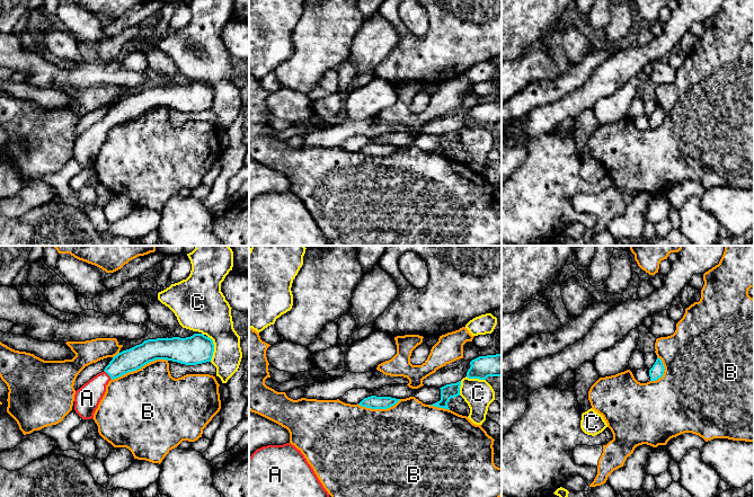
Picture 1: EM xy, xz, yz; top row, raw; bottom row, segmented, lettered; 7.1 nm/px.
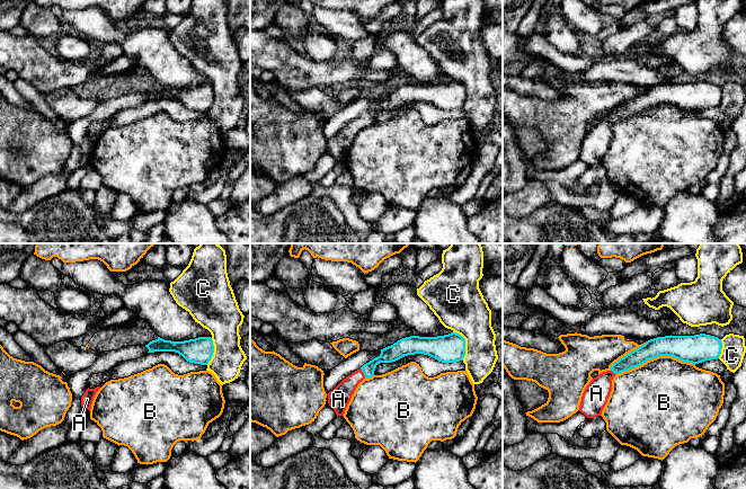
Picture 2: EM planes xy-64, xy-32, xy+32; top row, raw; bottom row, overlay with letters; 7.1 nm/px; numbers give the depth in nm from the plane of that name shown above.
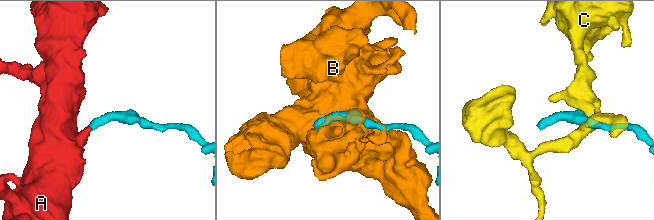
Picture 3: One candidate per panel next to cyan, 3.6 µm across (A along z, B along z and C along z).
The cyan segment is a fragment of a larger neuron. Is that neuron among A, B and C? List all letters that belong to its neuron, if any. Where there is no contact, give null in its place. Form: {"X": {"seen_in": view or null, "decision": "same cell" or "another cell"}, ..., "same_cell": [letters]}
{"A": {"seen_in": "xy", "decision": "same cell"}, "B": {"seen_in": "xy", "decision": "another cell"}, "C": {"seen_in": "xy", "decision": "another cell"}, "same_cell": ["A"]}

